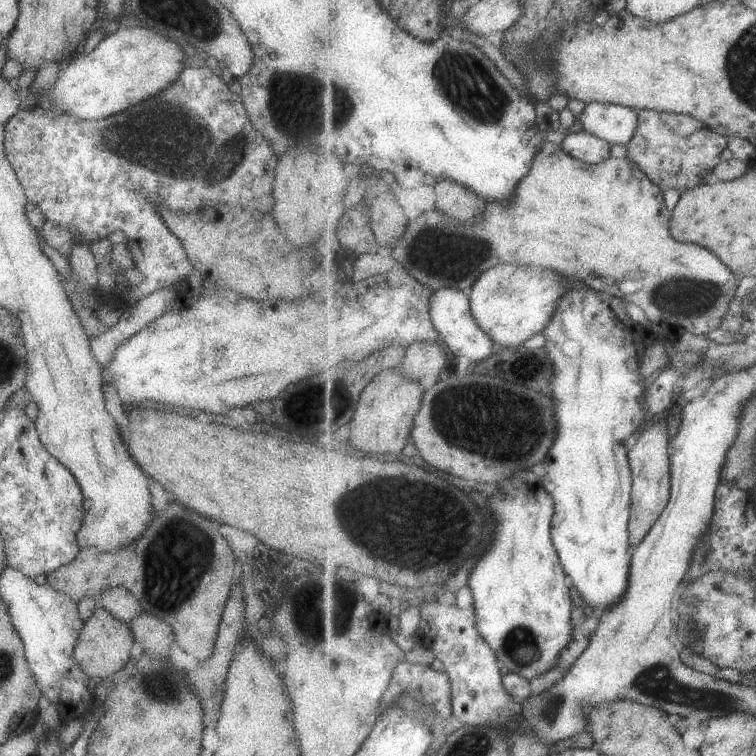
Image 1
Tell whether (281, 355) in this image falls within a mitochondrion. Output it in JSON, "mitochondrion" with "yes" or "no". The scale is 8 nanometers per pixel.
{"mitochondrion":"no"}

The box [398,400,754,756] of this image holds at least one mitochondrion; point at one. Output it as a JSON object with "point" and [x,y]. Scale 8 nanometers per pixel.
{"point":[656,681]}

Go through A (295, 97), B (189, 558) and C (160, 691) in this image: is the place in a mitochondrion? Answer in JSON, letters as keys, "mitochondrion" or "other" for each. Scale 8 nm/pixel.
{"A":"mitochondrion","B":"mitochondrion","C":"mitochondrion"}

